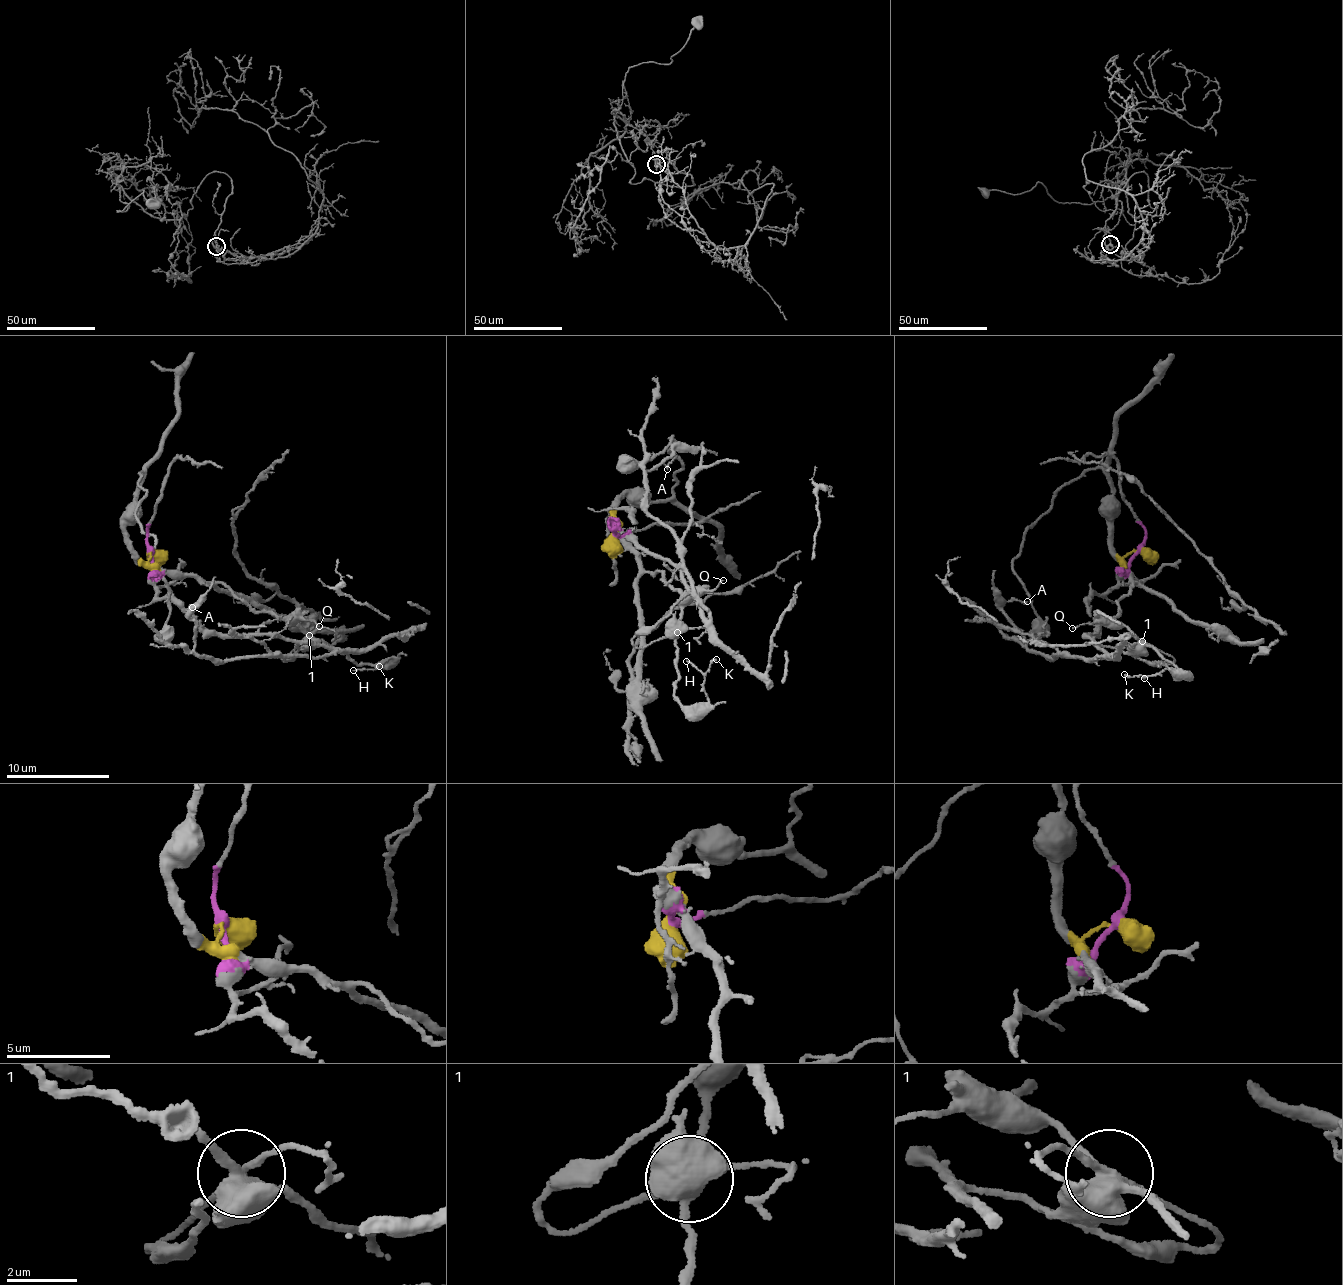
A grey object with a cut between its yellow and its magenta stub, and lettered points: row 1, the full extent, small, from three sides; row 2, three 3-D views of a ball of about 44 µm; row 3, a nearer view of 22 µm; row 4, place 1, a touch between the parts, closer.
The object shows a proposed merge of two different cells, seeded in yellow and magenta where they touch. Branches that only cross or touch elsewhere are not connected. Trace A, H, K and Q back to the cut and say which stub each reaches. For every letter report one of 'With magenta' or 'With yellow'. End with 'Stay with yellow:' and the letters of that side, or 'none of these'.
A: With magenta
H: With yellow
K: With yellow
Q: With yellow
Stay with yellow: H, K, Q

